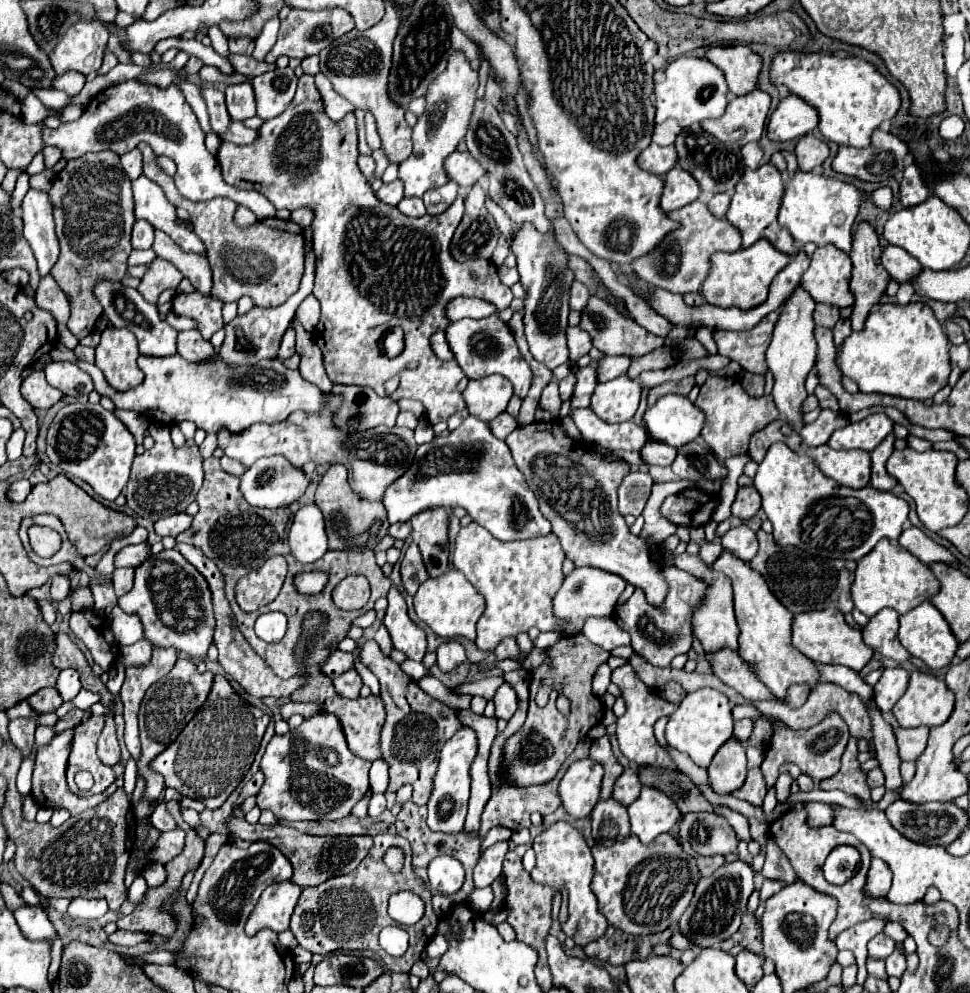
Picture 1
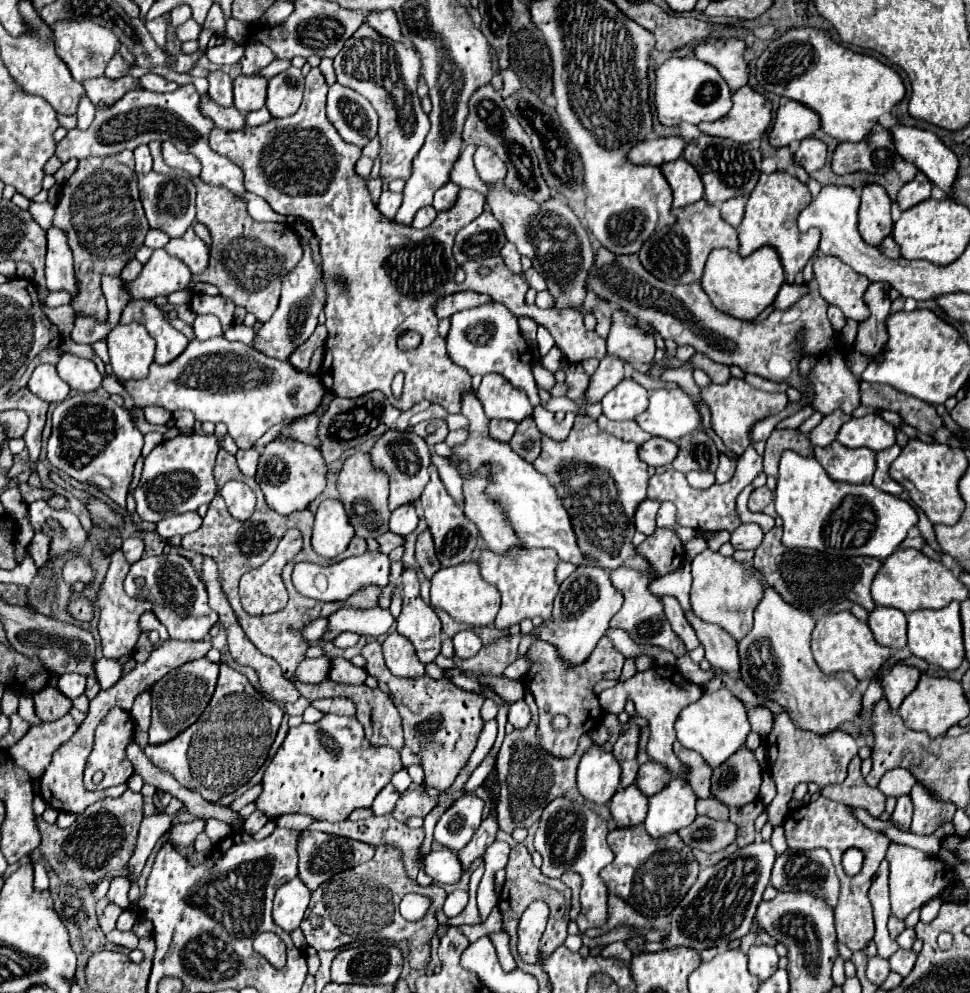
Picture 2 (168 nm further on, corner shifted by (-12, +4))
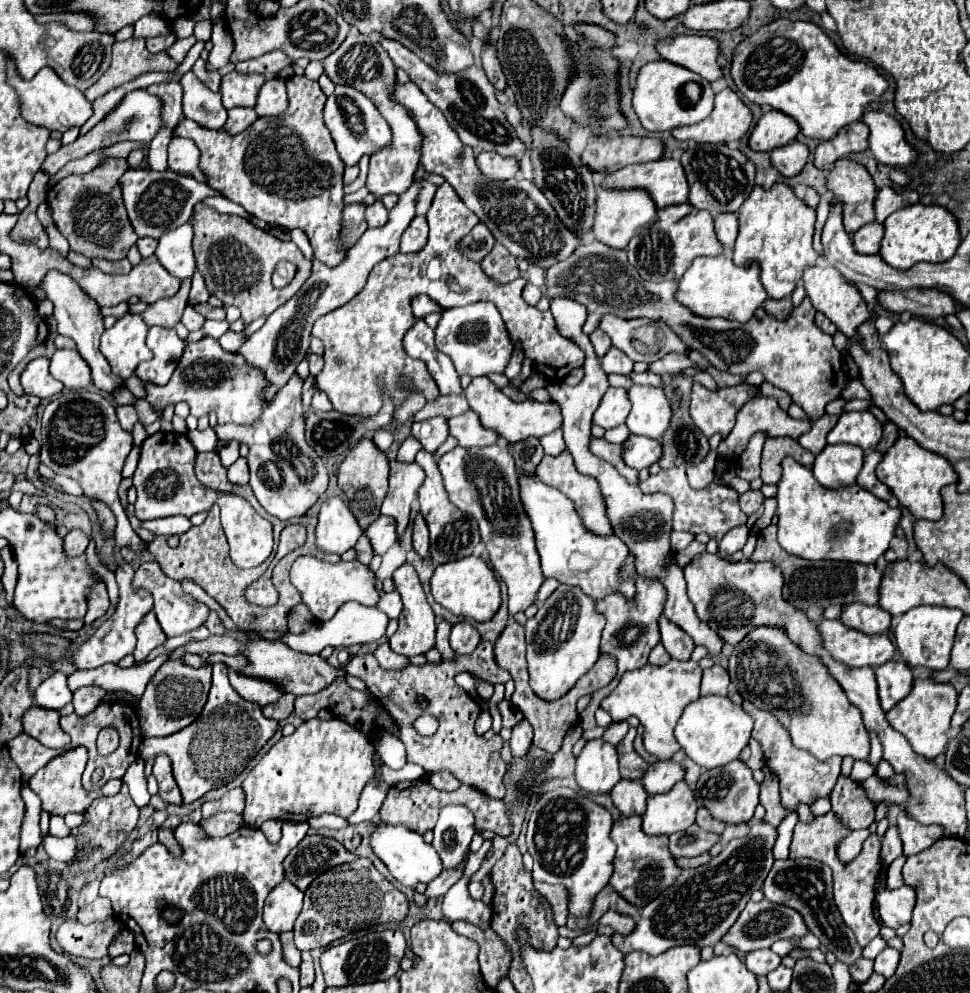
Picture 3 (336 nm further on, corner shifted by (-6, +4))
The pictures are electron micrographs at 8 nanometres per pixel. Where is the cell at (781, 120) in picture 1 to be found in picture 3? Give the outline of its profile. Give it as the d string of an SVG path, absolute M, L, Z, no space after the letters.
M768 110L750 134L750 148L758 152L770 152L792 142L798 132L798 122L792 116L784 116L784 112L778 110Z

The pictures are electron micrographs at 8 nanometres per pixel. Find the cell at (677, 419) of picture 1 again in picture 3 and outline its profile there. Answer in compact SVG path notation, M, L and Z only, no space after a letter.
M632 386L628 398L632 402L632 410L626 418L630 432L660 440L672 422L672 404L662 388Z

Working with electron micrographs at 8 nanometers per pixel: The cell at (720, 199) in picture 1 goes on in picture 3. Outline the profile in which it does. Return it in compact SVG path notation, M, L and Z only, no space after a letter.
M722 212L716 216L716 234L718 240L722 240L724 248L732 250L734 240L738 236L738 218L734 212Z

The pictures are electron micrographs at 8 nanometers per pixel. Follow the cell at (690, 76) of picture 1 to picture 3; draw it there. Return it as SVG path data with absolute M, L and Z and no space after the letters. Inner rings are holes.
M658 60L658 62L648 62L646 66L640 68L632 102L642 126L648 132L658 132L654 128L674 130L678 126L702 122L706 116L710 116L710 112L714 110L714 90L710 82L702 80L702 76L698 76L696 72L672 64L668 60ZM686 90L700 90L700 92L688 96Z

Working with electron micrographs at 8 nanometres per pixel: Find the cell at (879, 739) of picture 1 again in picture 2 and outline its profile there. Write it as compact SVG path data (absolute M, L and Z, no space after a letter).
M900 796L898 798L898 804L896 804L896 810L890 818L894 822L894 826L900 830L900 832L908 832L910 828L910 820L912 820L912 800L910 796Z

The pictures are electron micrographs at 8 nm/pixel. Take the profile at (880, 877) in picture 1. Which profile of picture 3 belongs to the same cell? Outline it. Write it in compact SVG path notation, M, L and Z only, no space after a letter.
M878 934L866 948L864 948L864 958L876 958L880 952L882 952L882 948L886 948L888 944L886 944L886 940Z

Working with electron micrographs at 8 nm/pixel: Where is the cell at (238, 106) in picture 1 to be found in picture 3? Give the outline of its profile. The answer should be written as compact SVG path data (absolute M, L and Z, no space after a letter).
M240 72L226 74L220 86L222 104L228 110L236 106L254 106L264 80L266 78L262 74L240 74Z

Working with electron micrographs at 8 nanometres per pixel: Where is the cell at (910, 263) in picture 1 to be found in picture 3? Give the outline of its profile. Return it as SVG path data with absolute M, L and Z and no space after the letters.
M870 222L862 226L858 232L854 232L852 242L854 248L862 254L878 254L882 236L884 236L884 226L880 222Z

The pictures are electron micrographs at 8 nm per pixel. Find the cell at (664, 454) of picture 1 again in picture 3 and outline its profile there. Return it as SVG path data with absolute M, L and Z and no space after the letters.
M630 436L624 442L624 462L634 470L648 468L660 458L662 458L662 444L658 440L646 436Z

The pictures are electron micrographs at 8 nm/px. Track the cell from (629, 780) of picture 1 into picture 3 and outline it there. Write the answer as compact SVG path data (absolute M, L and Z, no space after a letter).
M668 760L650 764L640 782L648 794L662 794L668 792L682 778L684 778L684 768Z

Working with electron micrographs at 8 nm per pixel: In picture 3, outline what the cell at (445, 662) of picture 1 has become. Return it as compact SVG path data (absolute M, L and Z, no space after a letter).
M460 622L452 626L450 646L456 654L472 654L480 642L480 634L468 622Z

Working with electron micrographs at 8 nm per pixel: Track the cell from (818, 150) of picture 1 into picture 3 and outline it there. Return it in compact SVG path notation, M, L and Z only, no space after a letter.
M790 142L786 146L780 146L776 150L772 150L770 154L770 160L772 160L772 166L782 174L782 176L796 176L802 172L806 160L808 160L808 146L802 144L802 142Z

